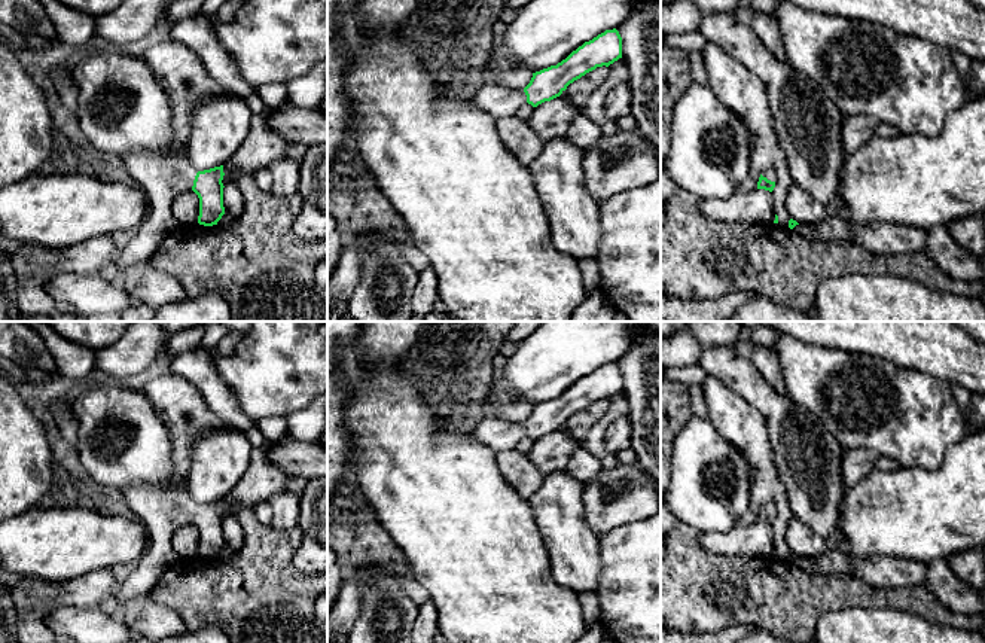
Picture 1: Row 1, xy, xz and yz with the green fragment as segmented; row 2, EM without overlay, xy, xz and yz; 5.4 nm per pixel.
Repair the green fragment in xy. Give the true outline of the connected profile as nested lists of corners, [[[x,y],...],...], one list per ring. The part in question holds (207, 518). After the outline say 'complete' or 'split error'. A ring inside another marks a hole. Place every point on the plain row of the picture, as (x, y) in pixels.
[[[147,484],[129,485],[122,494],[147,531],[147,546],[116,597],[119,612],[128,600],[150,594],[158,579],[177,560],[171,545],[177,528],[190,522],[198,528],[199,558],[217,558],[225,548],[223,499],[196,505],[186,488],[164,491]]] | split error

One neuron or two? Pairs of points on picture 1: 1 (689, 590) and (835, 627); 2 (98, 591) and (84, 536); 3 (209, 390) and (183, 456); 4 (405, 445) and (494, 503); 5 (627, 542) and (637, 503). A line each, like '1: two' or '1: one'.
1: two
2: two
3: two
4: one
5: two

